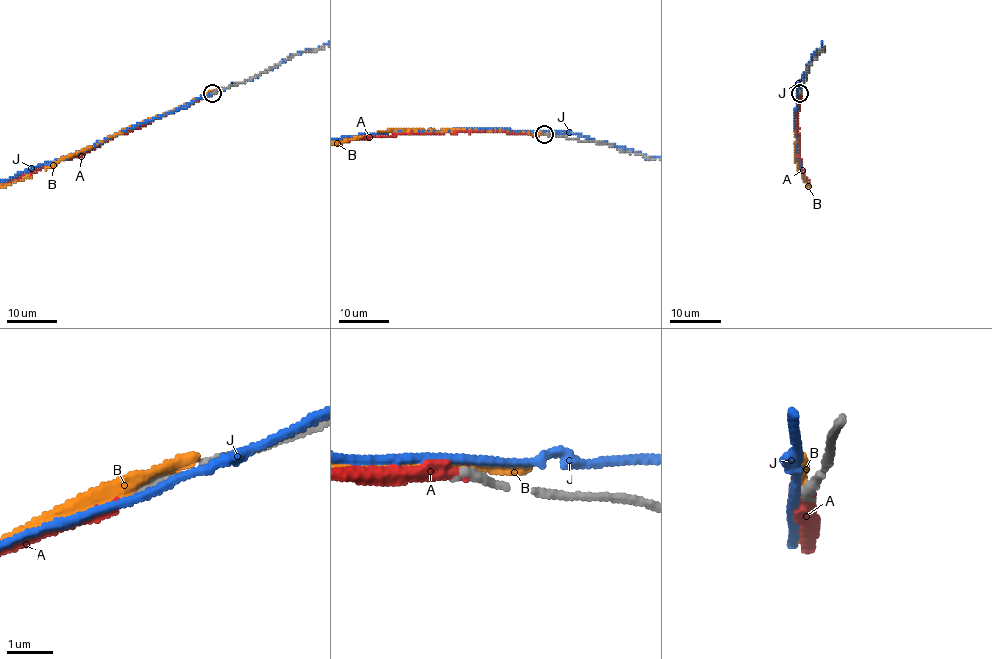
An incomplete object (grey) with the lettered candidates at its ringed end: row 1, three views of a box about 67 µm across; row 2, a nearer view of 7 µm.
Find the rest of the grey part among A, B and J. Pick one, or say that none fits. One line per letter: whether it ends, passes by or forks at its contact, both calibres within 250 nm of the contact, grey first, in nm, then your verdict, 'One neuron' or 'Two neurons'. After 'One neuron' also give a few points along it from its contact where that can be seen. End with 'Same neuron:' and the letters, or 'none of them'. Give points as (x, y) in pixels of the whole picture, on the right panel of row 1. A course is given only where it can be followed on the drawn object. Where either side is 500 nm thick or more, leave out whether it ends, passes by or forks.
A: It ends there. Thickness 240 nm (grey) against 340 nm. One neuron
B: It passes by. Thickness 240 nm (grey) against 280 nm. Two neurons
J: It passes by. Thickness 240 nm (grey) against 170 nm. Two neurons
Same neuron: A

